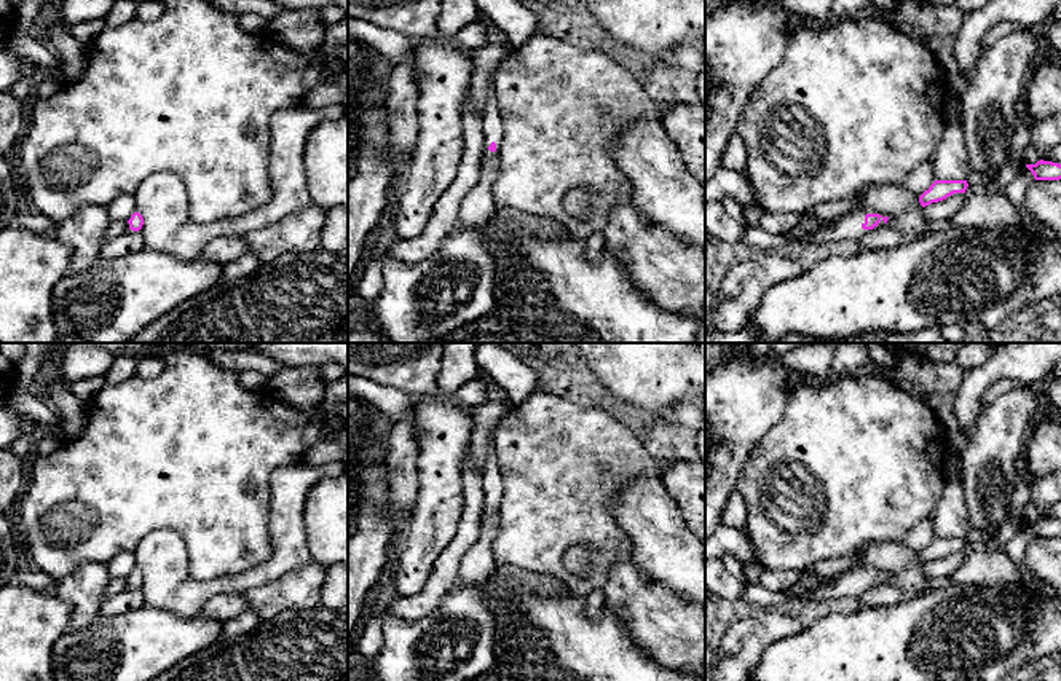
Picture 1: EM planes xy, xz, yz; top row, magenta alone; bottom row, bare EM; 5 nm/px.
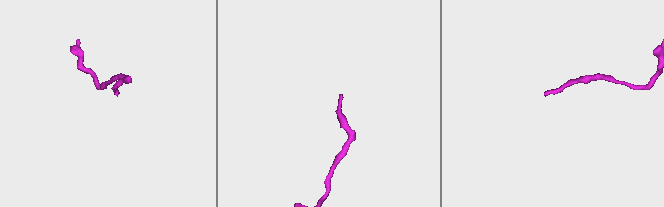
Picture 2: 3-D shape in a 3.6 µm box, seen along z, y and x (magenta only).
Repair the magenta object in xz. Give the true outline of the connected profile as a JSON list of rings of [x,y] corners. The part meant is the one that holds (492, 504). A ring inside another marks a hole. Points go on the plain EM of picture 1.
[[[493,442],[488,450],[485,469],[482,472],[482,490],[483,490],[485,506],[498,510],[504,494],[504,483]]]

